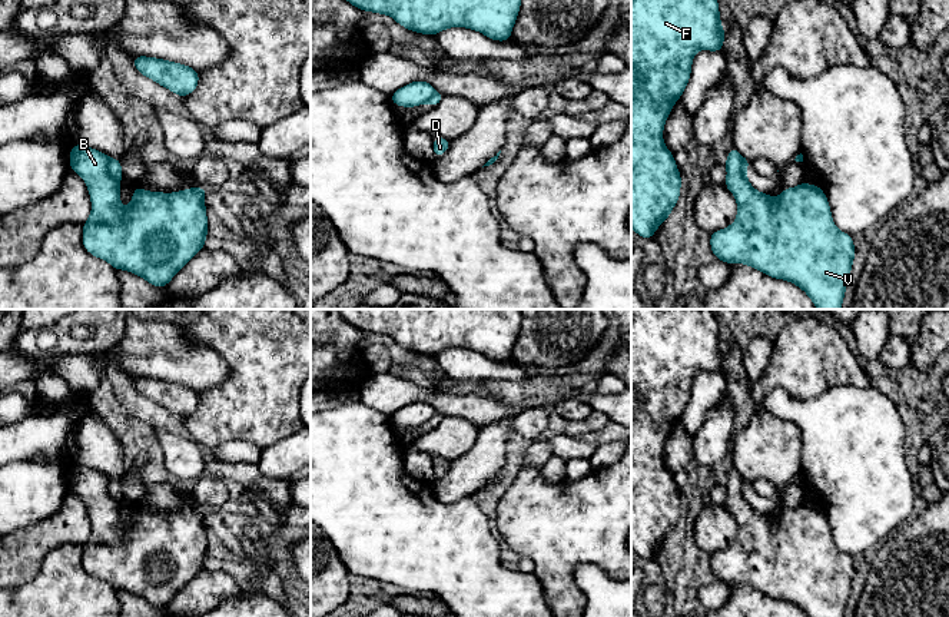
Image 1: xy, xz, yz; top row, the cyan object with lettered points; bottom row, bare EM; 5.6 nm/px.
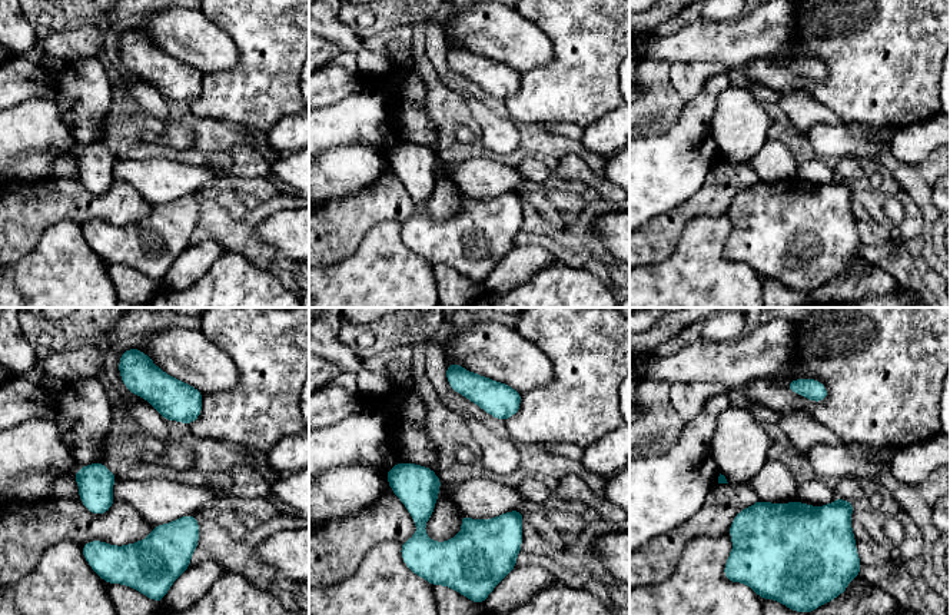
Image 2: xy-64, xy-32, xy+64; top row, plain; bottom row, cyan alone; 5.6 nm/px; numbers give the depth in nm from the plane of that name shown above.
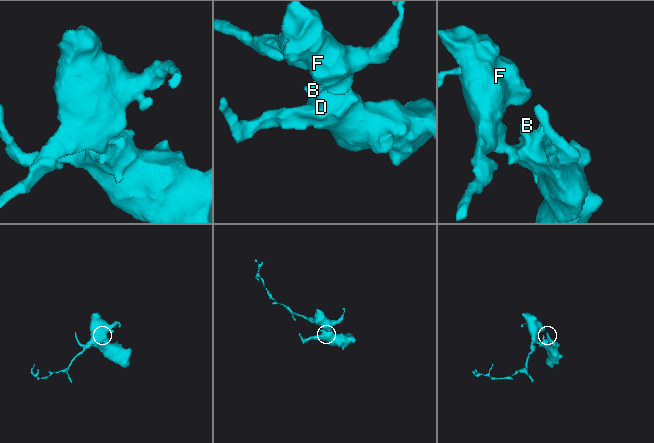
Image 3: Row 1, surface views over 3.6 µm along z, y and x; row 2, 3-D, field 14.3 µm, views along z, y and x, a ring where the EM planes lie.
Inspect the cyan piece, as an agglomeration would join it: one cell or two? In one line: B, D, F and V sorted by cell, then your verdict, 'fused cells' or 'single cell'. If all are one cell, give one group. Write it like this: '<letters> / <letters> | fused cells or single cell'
B F V / D | fused cells

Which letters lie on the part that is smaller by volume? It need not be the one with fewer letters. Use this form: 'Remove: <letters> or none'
Remove: D

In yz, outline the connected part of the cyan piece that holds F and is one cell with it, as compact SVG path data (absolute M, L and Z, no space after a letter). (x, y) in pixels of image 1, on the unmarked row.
M631 309L631 550L644 560L653 560L680 518L681 495L663 462L667 437L690 401L694 374L723 372L723 362L719 321L710 309Z

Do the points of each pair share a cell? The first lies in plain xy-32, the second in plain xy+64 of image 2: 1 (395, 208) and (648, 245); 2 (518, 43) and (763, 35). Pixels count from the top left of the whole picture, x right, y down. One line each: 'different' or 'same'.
1: same
2: same

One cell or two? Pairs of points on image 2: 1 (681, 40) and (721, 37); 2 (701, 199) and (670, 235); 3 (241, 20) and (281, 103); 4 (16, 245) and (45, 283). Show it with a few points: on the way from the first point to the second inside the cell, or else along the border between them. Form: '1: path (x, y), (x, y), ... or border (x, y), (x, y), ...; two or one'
1: path (691, 40), (711, 40); one
2: path (693, 208), (673, 226); one
3: path (261, 40), (269, 49), (269, 83); one
4: border (46, 229), (37, 245), (15, 263); two

